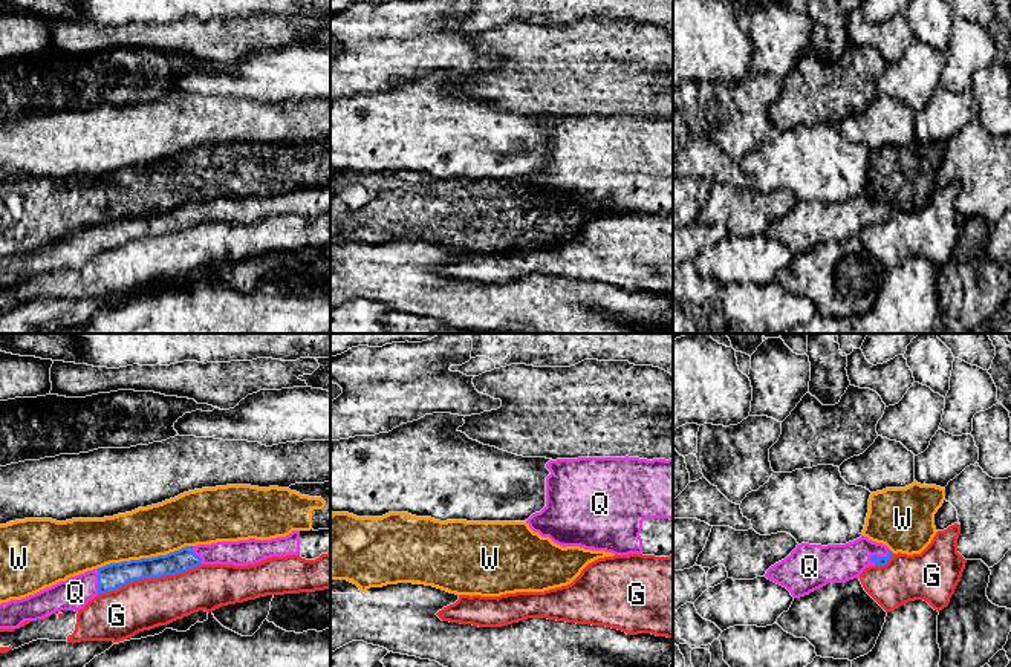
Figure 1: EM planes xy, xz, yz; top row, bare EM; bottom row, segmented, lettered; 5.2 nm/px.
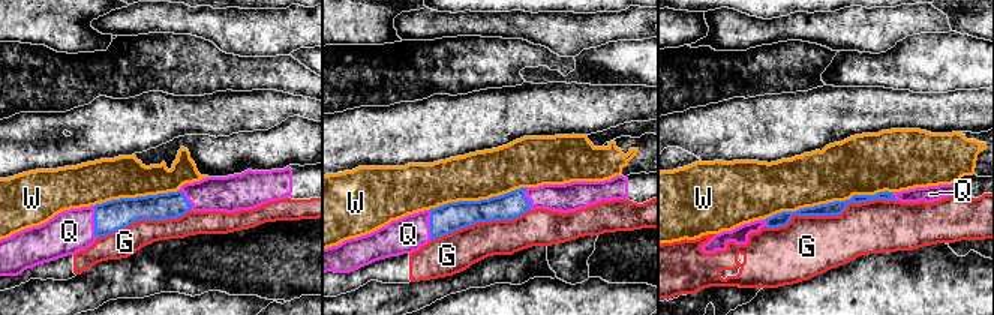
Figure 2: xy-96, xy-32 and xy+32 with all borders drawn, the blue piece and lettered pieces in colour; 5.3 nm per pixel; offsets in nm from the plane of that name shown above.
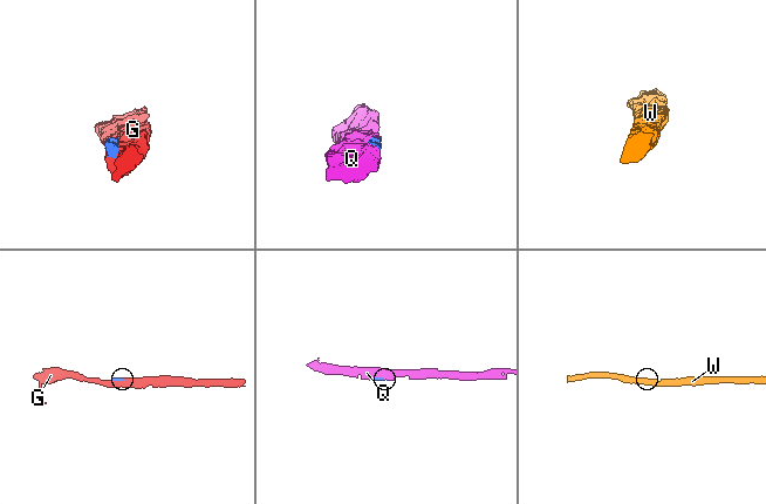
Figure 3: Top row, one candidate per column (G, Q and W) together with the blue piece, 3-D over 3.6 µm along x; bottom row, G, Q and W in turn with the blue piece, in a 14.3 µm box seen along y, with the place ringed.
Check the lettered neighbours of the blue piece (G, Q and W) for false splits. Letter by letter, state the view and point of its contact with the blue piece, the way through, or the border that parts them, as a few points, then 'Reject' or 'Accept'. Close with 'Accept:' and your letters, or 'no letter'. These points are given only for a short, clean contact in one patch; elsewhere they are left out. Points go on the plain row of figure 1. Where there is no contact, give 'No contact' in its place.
G: Touches blue at xy (149, 234). Reject
Q: Touches blue at yz (880, 214). Accept
W: Touches blue at xy (144, 216). Reject
Accept: Q

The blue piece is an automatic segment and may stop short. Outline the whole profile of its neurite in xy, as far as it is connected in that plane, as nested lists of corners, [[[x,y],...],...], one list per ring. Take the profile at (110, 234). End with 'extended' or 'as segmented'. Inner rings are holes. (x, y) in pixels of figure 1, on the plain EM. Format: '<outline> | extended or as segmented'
[[[330,185],[292,188],[271,197],[217,199],[185,203],[167,213],[110,220],[60,239],[21,257],[0,262],[0,286],[20,286],[24,278],[43,277],[55,269],[83,266],[96,252],[132,239],[176,233],[200,222],[248,223],[271,214],[300,213],[315,217],[330,210]]] | extended

